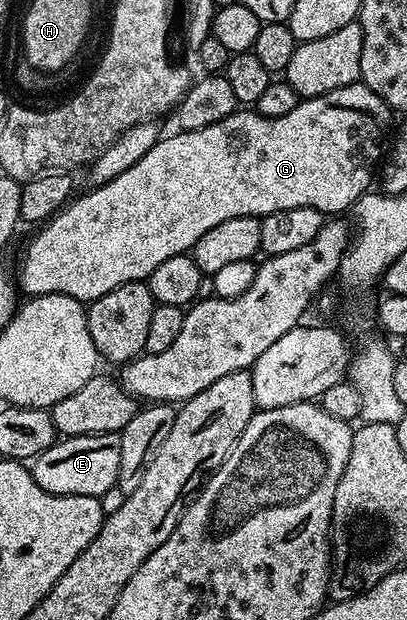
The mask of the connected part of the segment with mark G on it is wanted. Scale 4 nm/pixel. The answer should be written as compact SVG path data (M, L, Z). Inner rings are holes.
M358 83L339 87L335 91L324 93L318 97L306 97L298 100L295 111L291 111L288 115L279 115L279 119L267 119L252 108L241 107L236 113L227 115L227 119L219 119L219 123L211 123L211 127L173 131L170 137L162 136L155 143L155 147L151 147L151 151L147 151L147 155L143 155L143 159L139 159L139 163L135 163L135 167L127 167L127 171L115 175L115 179L111 179L107 184L90 188L90 193L70 200L60 213L50 217L38 228L41 230L30 239L29 246L25 249L25 258L21 261L20 292L34 297L42 297L48 293L65 293L76 301L91 303L95 299L107 295L107 291L115 291L115 287L119 287L123 283L145 281L153 274L155 267L159 267L159 263L180 253L188 254L199 239L199 235L211 231L211 227L217 226L218 223L227 223L227 219L239 219L240 217L260 219L271 211L283 211L291 207L315 207L326 215L341 215L344 209L345 212L352 210L353 204L365 193L370 192L372 185L369 184L372 181L374 184L375 170L382 160L383 146L386 144L387 134L390 132L389 116L391 116L389 104L383 99L379 99L379 95L375 95L375 91L371 91L363 83Z

